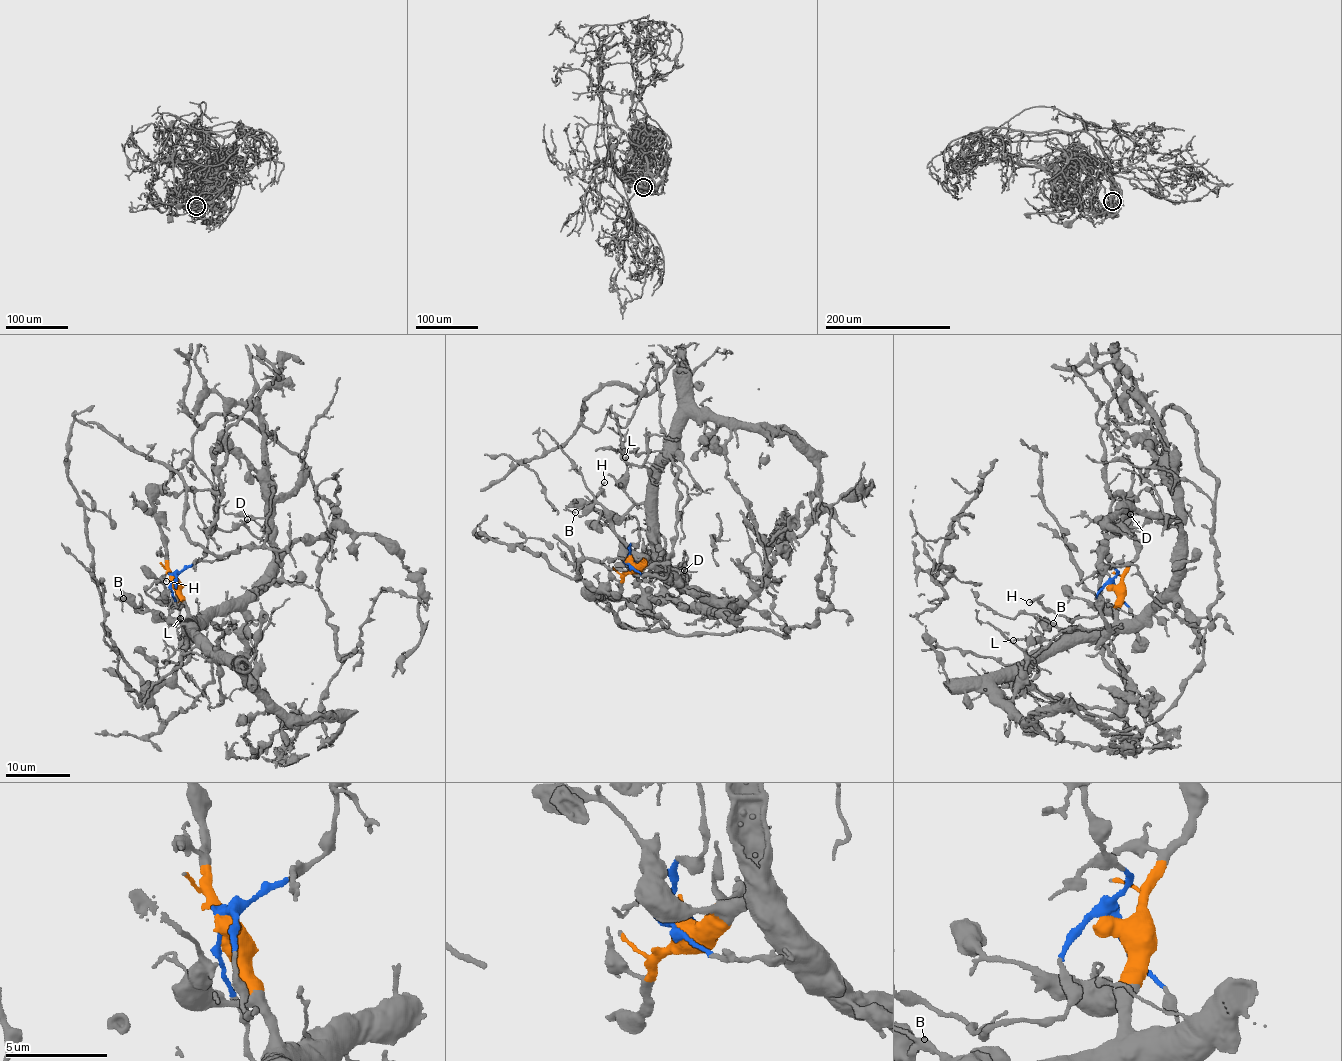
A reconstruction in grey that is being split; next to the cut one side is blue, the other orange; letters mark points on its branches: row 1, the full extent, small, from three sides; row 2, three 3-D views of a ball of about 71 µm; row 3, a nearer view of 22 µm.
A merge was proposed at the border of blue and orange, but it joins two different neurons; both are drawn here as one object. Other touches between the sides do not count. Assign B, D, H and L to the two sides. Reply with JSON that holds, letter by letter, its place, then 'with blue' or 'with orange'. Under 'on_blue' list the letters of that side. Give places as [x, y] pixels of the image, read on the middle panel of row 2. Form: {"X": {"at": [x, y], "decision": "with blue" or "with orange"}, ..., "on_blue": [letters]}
{"B": {"at": [575, 512], "decision": "with orange"}, "D": {"at": [684, 570], "decision": "with orange"}, "H": {"at": [604, 482], "decision": "with blue"}, "L": {"at": [625, 457], "decision": "with orange"}, "on_blue": ["H"]}

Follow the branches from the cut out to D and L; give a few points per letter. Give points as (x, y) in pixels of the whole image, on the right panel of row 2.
D: (1114, 586), (1119, 620), (1132, 618), (1161, 597), (1172, 579), (1179, 532), (1156, 517), (1129, 514)
L: (1114, 586), (1117, 610), (1111, 625), (1073, 632), (1065, 638), (1013, 640)

